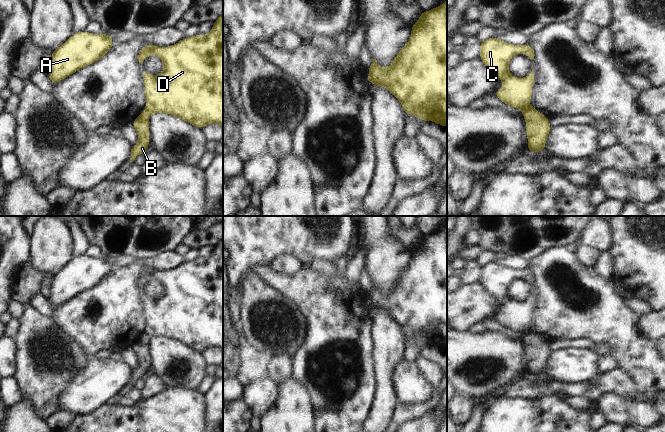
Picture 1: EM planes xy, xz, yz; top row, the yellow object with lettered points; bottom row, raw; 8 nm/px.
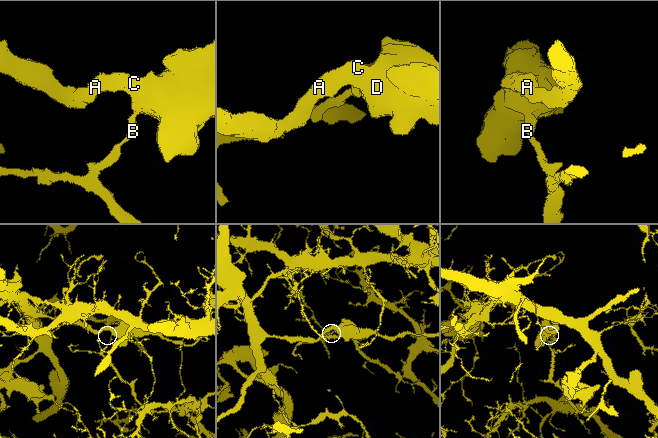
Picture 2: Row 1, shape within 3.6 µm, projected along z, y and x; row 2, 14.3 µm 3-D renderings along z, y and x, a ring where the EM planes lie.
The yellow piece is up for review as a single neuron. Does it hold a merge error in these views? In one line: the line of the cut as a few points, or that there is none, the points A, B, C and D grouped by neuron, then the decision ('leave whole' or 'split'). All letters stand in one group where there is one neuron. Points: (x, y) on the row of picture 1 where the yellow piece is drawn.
yz (533, 108), (523, 113) | A C D / B | split

